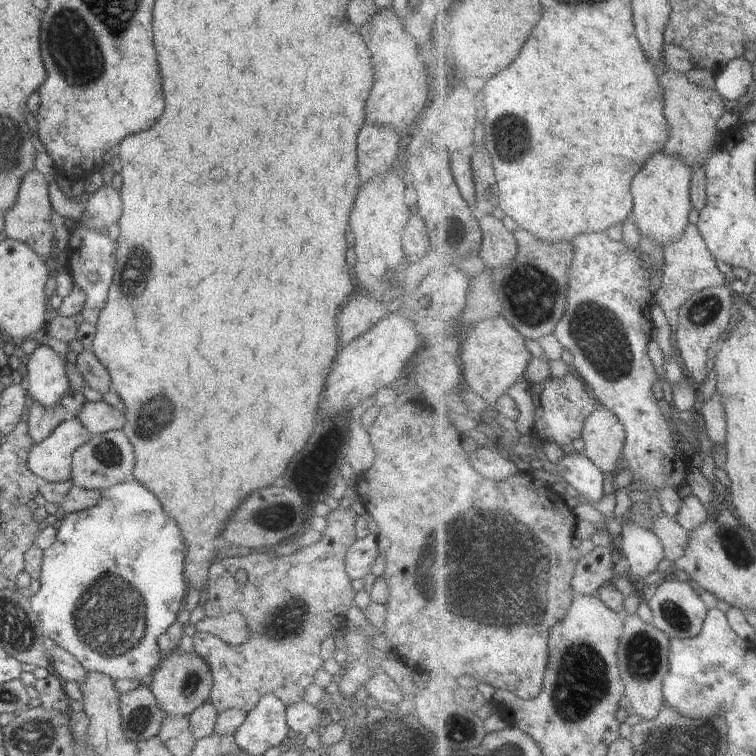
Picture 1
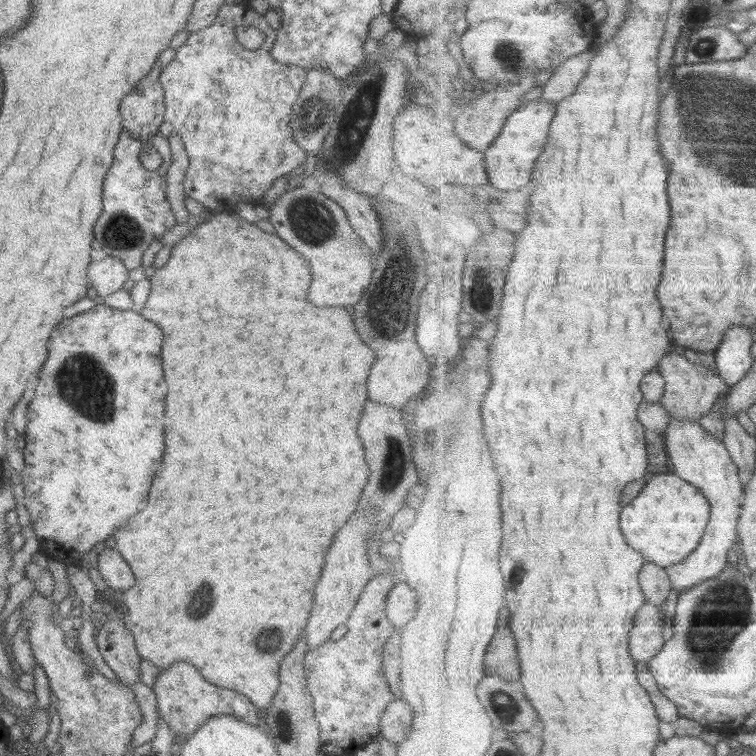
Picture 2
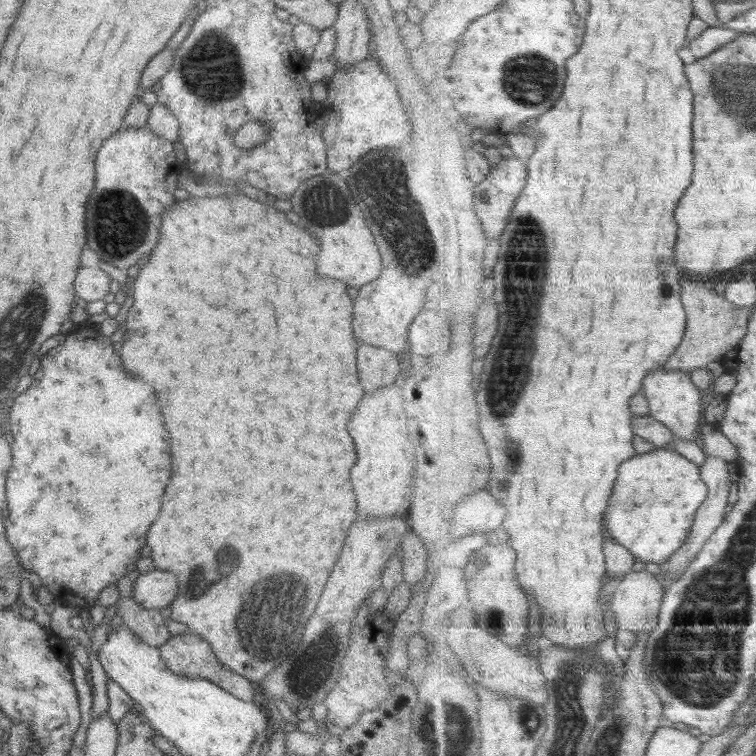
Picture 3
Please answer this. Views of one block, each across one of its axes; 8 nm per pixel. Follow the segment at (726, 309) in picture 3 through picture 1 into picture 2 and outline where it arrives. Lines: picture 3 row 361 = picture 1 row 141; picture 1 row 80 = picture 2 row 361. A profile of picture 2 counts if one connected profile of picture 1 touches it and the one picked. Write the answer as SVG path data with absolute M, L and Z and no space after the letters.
M683 351L671 352L661 360L658 368L667 380L667 389L661 404L671 413L674 419L690 419L700 421L712 409L718 407L723 394L729 394L732 386L718 373L718 369L690 362Z

